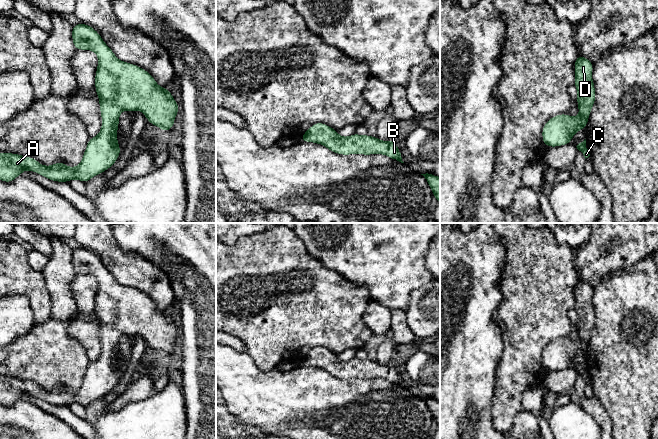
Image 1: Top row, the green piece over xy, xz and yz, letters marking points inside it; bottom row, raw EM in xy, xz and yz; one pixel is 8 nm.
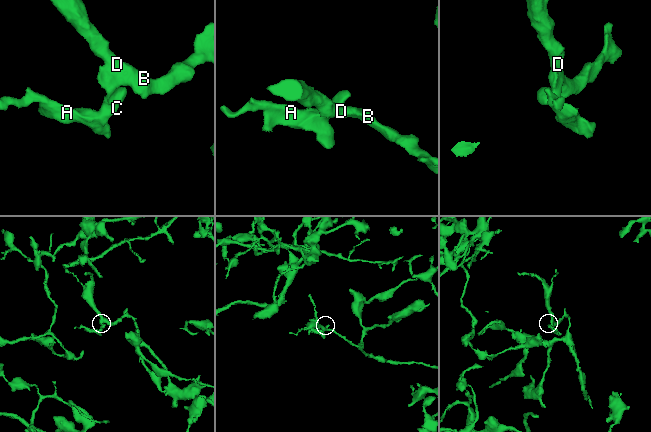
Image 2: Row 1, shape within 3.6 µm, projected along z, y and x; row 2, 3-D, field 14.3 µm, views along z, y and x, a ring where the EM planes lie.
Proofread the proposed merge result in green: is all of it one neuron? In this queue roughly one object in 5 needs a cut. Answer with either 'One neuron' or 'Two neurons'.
One neuron

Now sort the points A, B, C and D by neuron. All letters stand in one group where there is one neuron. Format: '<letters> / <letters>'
A B C D

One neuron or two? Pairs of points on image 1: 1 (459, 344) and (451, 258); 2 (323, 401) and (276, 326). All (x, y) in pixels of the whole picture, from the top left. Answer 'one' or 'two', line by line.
1: one
2: two

